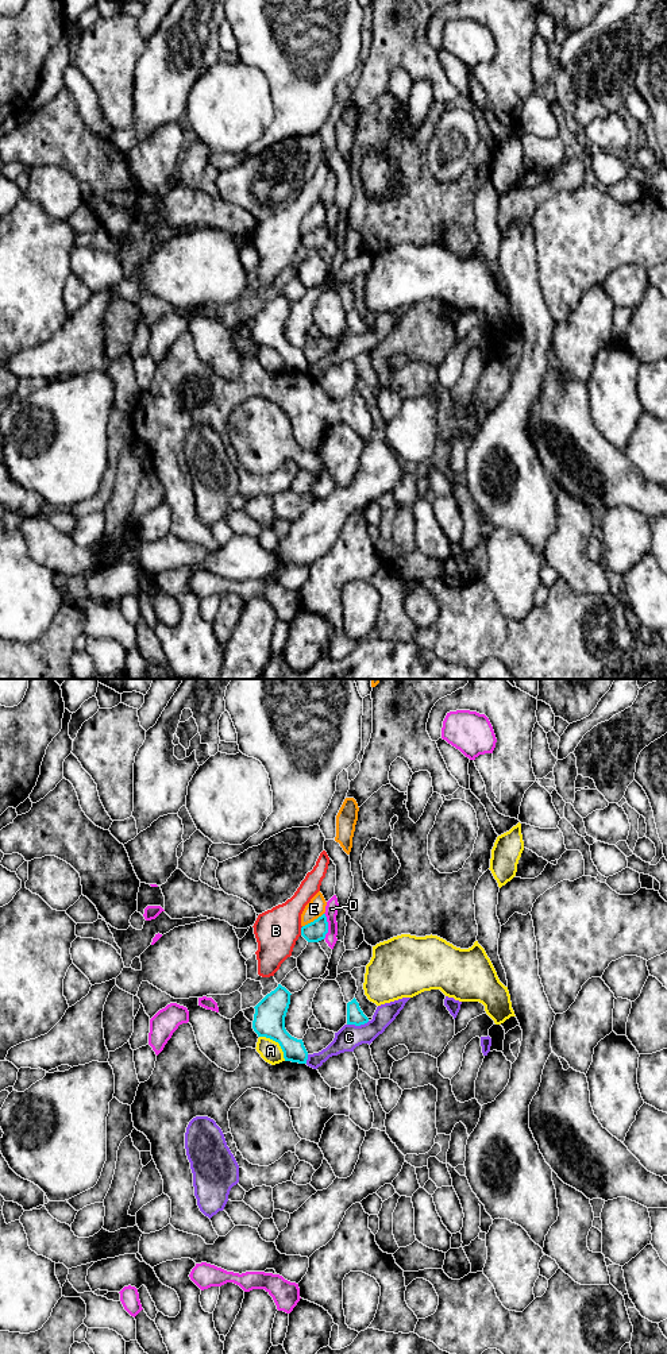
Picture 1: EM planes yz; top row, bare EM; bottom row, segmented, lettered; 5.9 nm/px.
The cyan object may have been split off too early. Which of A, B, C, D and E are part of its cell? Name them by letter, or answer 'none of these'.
none of these

